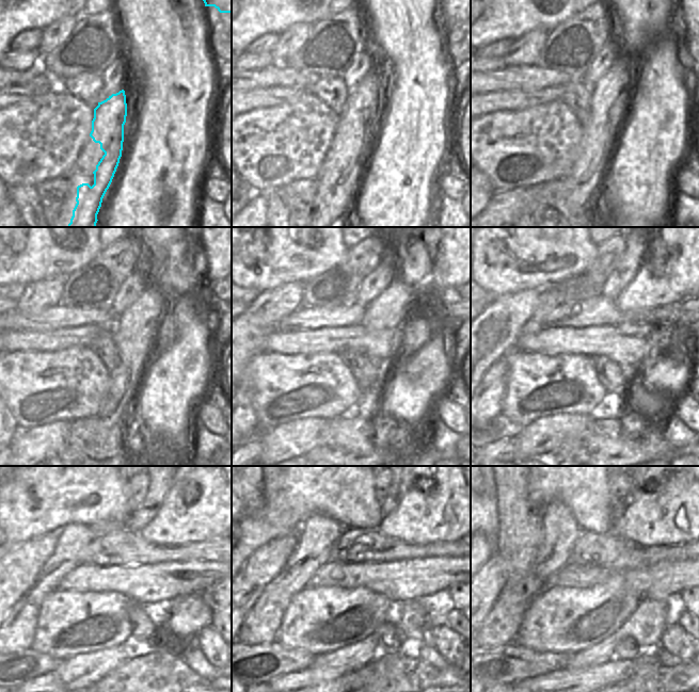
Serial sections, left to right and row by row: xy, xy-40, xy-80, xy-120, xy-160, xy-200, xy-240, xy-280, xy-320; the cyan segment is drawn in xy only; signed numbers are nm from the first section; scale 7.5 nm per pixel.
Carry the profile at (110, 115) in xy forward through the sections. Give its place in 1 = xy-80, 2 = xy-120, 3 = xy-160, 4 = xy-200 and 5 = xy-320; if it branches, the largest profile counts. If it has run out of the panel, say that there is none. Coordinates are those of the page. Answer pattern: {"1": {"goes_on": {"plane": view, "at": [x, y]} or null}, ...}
{"1": {"goes_on": {"plane": "xy-80", "at": [608, 98]}}, "2": {"goes_on": {"plane": "xy-120", "at": [134, 331]}}, "3": {"goes_on": {"plane": "xy-160", "at": [387, 312]}}, "4": {"goes_on": {"plane": "xy-200", "at": [687, 257]}}, "5": {"goes_on": {"plane": "xy-320", "at": [669, 507]}}}

